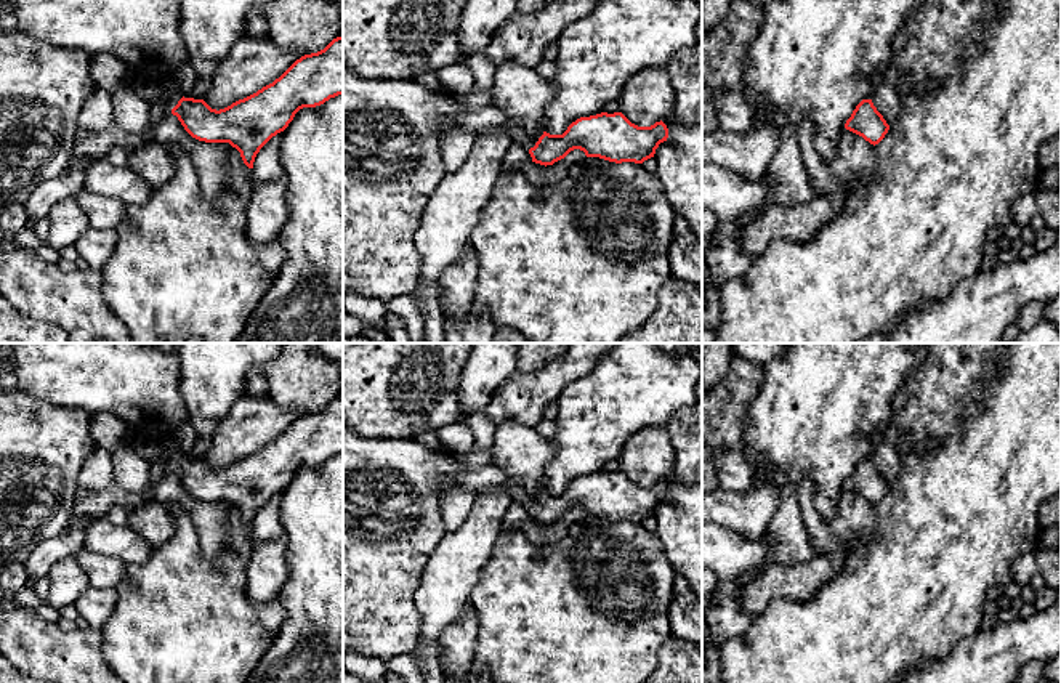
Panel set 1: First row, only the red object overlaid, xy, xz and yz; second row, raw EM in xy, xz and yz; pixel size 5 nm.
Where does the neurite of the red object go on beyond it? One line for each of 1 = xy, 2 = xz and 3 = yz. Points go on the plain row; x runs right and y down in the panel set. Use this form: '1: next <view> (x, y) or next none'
1: next xy (173, 456)
2: next xz (391, 520)
3: next none

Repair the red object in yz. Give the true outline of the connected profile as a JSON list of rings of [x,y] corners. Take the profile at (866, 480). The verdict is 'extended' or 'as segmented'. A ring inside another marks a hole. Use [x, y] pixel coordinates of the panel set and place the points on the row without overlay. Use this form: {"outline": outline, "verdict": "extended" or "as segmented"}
{"outline": [[[862,459],[846,479],[845,487],[875,505],[885,497],[890,484],[877,470],[872,459]]], "verdict": "as segmented"}

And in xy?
{"outline": [[[343,396],[317,412],[301,415],[272,443],[220,470],[204,459],[184,457],[175,447],[165,454],[168,470],[192,497],[229,502],[253,527],[260,508],[284,491],[300,468],[343,454]]], "verdict": "extended"}

